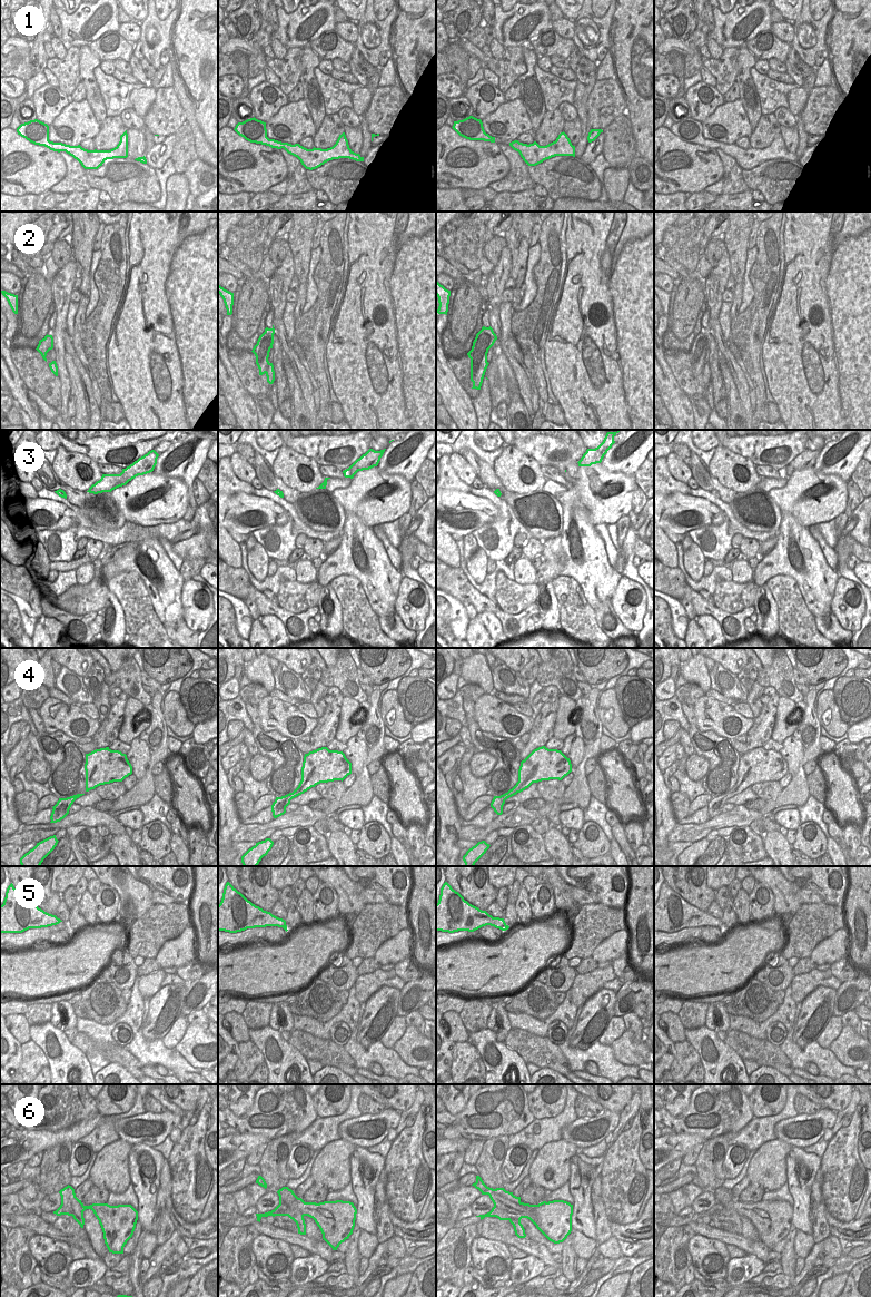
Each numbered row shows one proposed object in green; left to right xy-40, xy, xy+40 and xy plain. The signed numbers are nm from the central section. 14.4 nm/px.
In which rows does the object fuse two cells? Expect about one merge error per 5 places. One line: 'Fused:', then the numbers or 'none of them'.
Fused: 2

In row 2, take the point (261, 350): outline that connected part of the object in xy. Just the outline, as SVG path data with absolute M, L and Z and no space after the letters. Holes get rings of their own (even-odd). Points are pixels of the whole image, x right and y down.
M274 325L271 328L266 327L265 332L259 336L257 344L253 348L253 353L256 356L256 364L259 369L259 375L267 373L269 352L274 344Z

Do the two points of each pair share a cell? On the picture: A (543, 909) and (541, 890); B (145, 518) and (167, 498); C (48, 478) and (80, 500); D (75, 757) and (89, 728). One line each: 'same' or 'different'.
A: same
B: same
C: different
D: different

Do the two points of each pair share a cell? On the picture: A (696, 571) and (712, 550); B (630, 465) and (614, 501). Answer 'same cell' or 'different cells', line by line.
A: different cells
B: different cells

